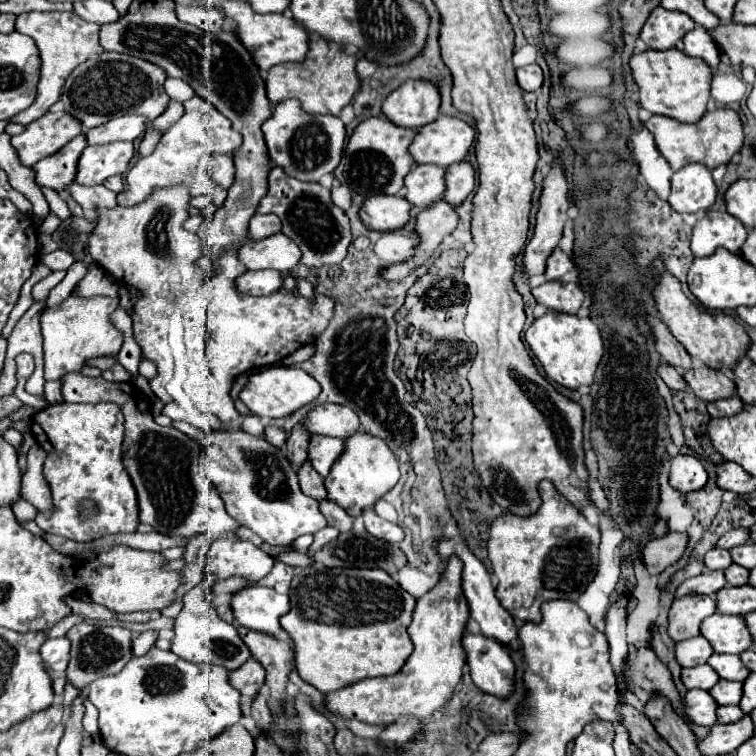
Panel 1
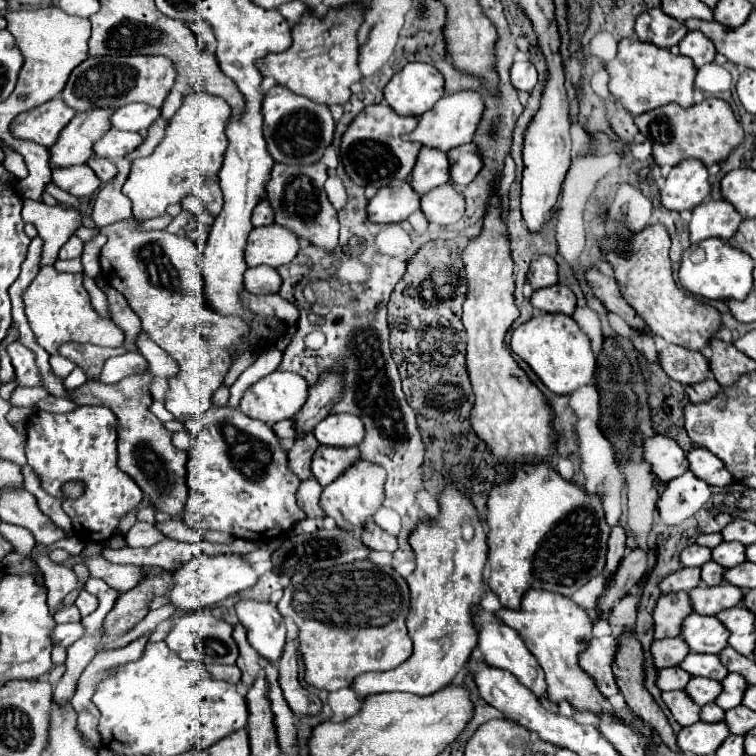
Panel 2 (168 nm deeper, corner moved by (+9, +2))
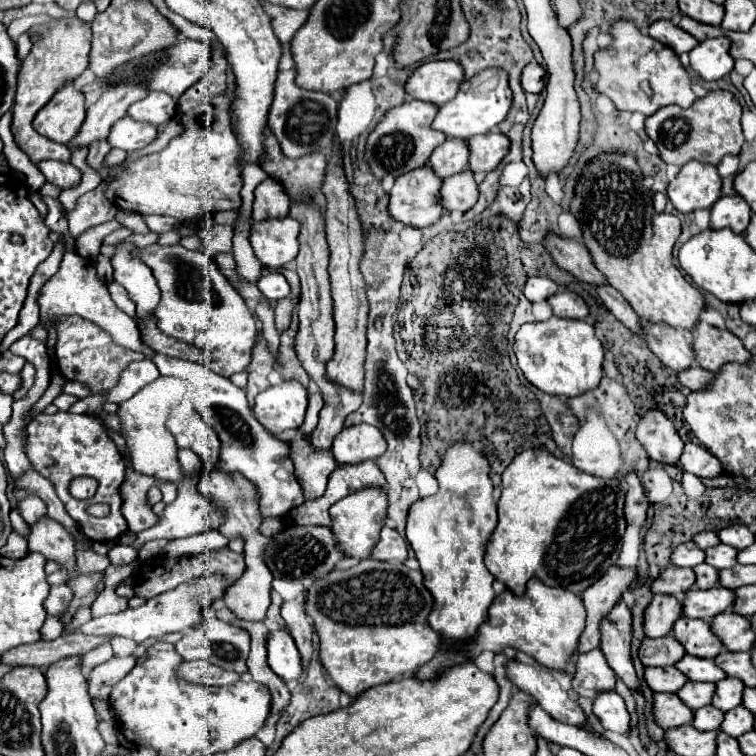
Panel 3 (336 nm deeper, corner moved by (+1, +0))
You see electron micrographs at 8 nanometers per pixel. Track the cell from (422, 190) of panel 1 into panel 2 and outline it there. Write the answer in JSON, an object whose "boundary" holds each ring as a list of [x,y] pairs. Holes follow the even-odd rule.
{"boundary":[[[424,146],[418,154],[418,162],[408,178],[410,184],[414,184],[414,190],[418,194],[426,194],[428,190],[446,184],[450,180],[450,162],[448,156],[442,150]]]}

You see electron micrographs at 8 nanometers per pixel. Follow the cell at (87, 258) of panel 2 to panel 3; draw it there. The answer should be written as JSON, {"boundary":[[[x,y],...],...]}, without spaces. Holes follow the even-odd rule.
{"boundary":[[[150,232],[146,235],[132,234],[124,242],[132,243],[137,248],[141,249],[148,245],[156,243],[159,239],[159,236],[160,235],[155,232]]]}

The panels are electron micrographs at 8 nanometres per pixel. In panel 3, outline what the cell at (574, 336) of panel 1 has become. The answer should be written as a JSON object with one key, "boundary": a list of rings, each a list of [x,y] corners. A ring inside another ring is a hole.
{"boundary":[[[552,316],[544,322],[524,324],[514,338],[514,354],[524,376],[542,392],[554,396],[580,396],[600,384],[604,350],[592,324]]]}

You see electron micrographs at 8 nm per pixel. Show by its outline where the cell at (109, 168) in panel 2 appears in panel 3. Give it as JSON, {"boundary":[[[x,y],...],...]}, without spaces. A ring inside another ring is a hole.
{"boundary":[[[106,140],[102,142],[94,142],[88,150],[88,156],[86,156],[86,164],[90,168],[94,168],[98,174],[102,174],[106,170],[106,154],[110,152],[110,144]]]}

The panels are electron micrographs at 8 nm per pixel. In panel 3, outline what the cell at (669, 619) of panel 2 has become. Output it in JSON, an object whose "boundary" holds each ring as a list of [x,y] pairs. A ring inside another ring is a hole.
{"boundary":[[[654,594],[650,606],[644,614],[644,632],[648,638],[668,636],[672,632],[674,620],[682,616],[682,606],[674,596]]]}

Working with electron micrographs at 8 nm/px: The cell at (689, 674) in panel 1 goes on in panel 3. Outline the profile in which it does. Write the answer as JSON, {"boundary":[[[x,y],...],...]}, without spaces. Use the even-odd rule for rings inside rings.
{"boundary":[[[674,666],[646,668],[644,676],[654,692],[678,692],[678,688],[682,688],[688,682],[686,676],[682,676],[682,672],[678,672],[678,668]]]}

